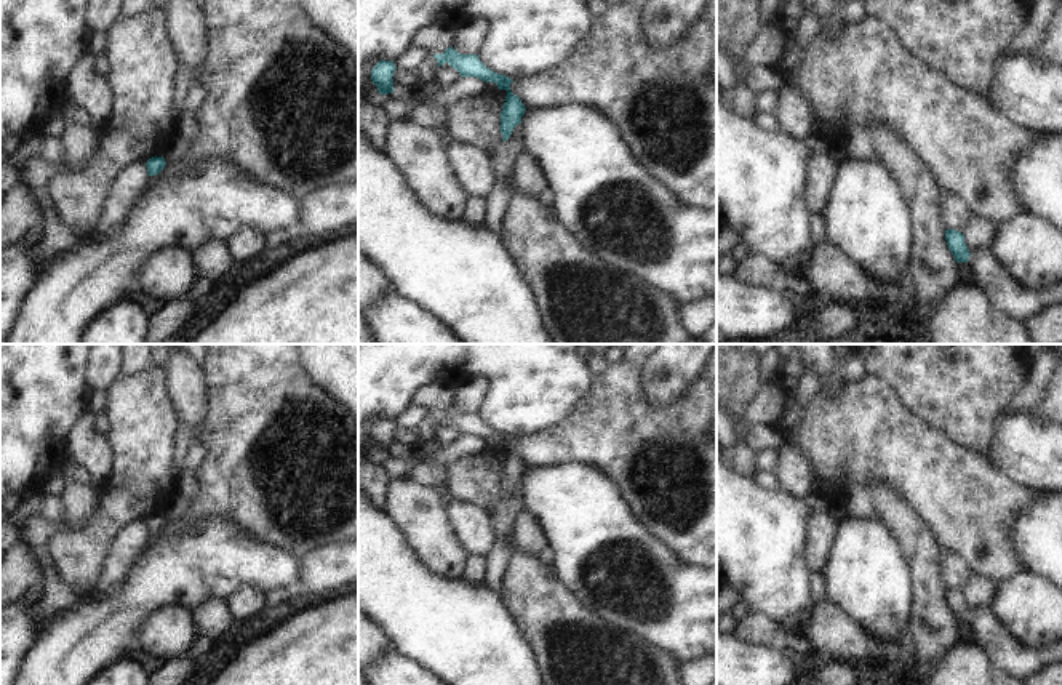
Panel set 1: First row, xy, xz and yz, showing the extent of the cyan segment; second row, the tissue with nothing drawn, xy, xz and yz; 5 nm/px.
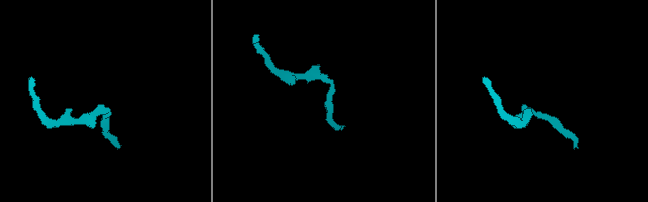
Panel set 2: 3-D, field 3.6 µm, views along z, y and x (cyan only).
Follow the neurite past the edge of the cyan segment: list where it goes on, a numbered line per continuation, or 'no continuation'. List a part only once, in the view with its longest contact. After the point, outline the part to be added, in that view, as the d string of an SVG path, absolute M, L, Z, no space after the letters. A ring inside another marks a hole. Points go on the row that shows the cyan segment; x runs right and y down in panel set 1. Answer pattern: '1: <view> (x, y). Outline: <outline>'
no continuation.

